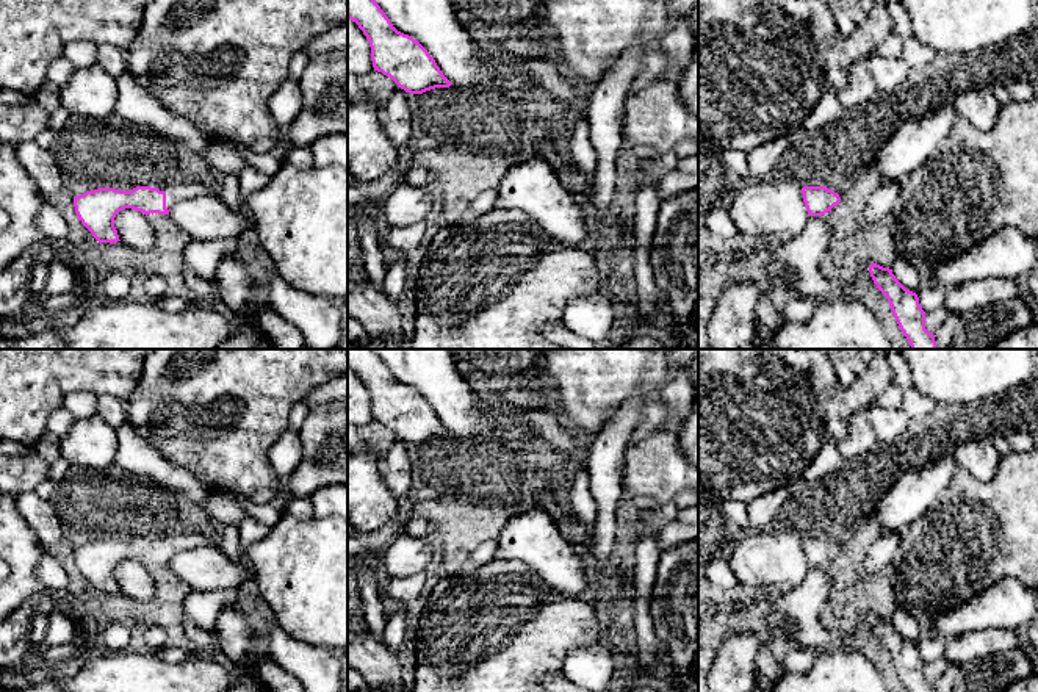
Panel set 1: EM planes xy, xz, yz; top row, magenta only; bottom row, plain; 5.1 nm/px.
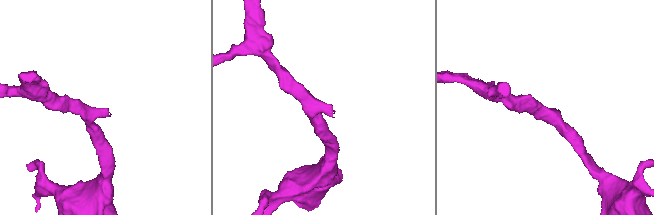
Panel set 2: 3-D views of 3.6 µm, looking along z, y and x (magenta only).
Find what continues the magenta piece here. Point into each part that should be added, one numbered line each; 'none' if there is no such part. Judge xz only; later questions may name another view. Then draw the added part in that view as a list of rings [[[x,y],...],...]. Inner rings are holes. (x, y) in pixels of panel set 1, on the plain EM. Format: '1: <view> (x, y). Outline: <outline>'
none

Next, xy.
1: xy (174, 544). Outline: [[[188,532],[188,534],[178,534],[178,535],[166,535],[160,537],[160,542],[166,543],[166,559],[172,559],[174,554],[194,550],[204,545],[210,545],[207,537],[200,532]]]

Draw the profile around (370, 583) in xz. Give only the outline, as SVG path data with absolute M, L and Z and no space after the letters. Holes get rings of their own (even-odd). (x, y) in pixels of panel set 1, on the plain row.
M360 568L357 573L365 622L369 634L382 643L387 614L390 606L380 596L382 576L376 571Z

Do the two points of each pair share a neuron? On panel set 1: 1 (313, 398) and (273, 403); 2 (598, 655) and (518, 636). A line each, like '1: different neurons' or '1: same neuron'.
1: different neurons
2: different neurons

